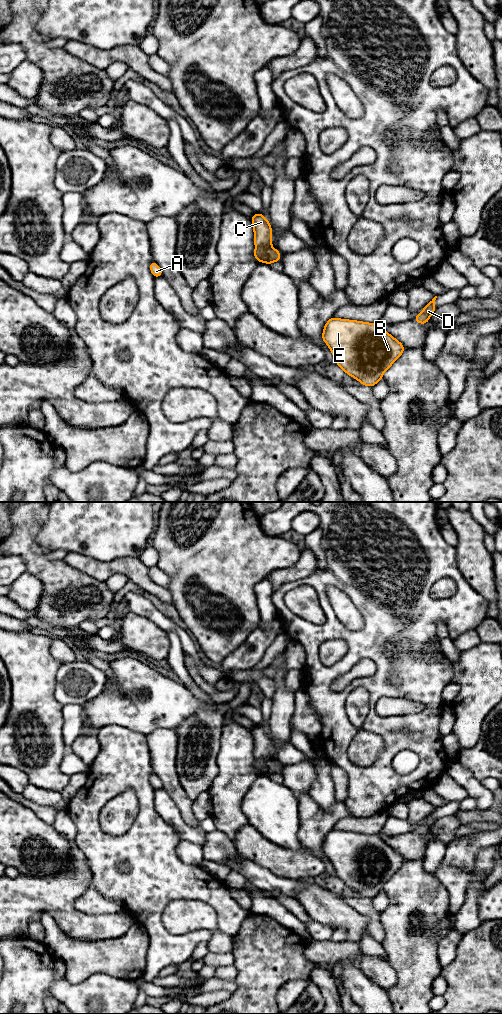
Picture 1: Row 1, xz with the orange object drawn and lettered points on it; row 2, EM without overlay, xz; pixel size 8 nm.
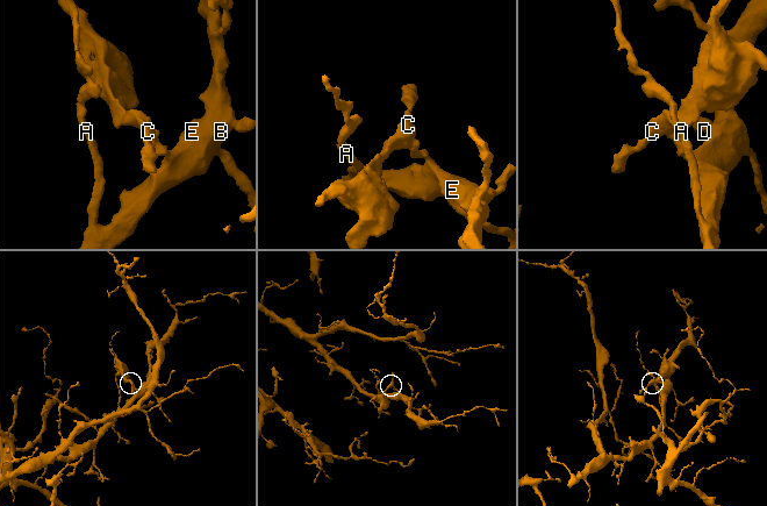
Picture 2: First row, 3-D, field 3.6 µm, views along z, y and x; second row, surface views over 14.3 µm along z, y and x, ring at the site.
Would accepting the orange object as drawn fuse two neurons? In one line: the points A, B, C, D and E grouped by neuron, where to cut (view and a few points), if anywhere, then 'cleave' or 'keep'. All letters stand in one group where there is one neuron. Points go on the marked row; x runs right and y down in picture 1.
A B D E / C | xz (270, 246), (266, 251), (264, 261) | cleave

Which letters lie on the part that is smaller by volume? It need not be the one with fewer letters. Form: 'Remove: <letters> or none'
Remove: C

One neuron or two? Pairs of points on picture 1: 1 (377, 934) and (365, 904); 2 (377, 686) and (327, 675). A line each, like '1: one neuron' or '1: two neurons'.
1: one neuron
2: one neuron

